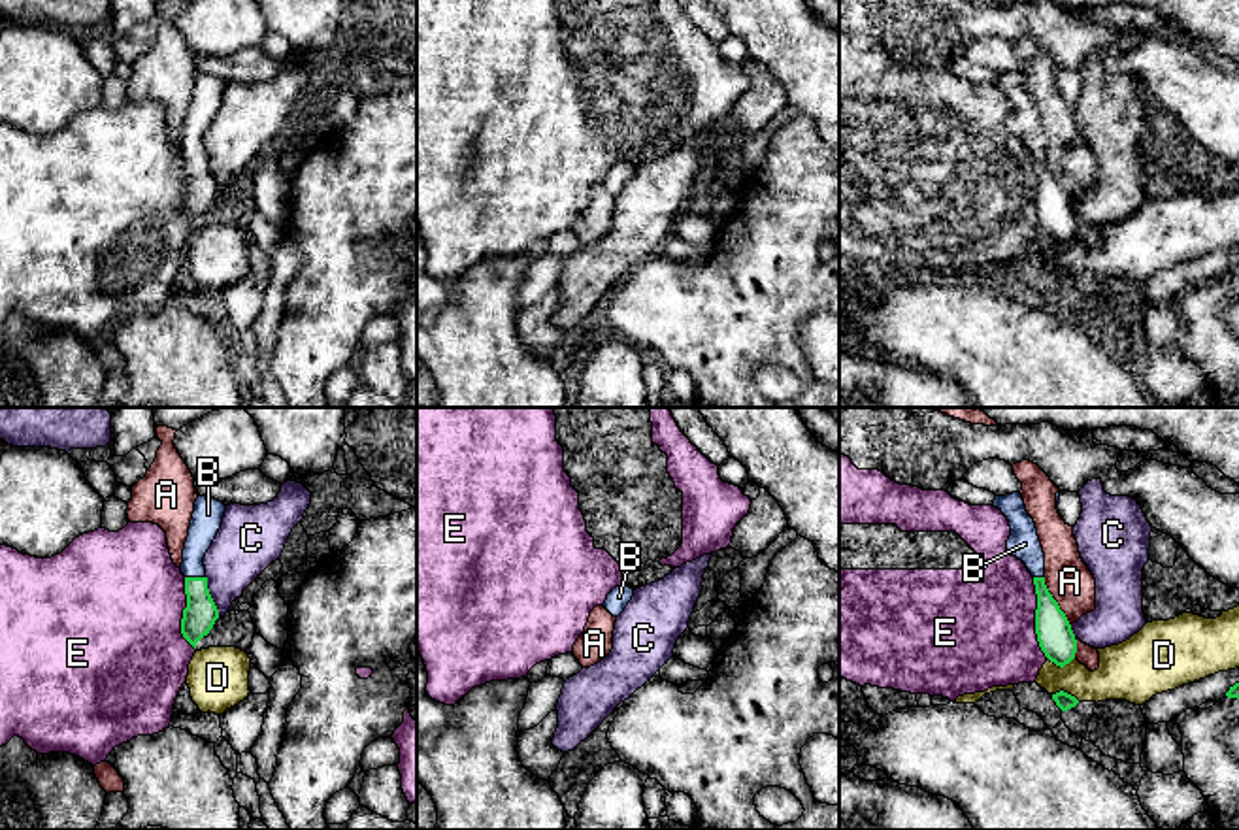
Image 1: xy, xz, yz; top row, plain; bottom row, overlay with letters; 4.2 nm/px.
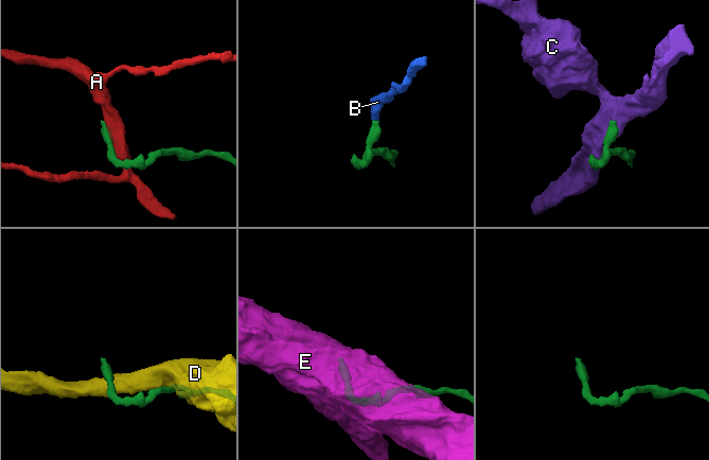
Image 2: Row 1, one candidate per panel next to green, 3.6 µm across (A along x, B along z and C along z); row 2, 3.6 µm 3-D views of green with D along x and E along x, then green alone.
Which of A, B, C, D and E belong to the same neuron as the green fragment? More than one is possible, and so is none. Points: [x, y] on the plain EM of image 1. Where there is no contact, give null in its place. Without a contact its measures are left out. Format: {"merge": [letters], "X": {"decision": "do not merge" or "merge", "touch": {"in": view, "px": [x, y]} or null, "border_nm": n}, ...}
{"merge": ["B"], "A": {"decision": "do not merge", "touch": {"in": "yz", "px": [1057, 180]}, "border_nm": 240}, "B": {"decision": "merge", "touch": {"in": "xy", "px": [195, 155]}, "border_nm": 90}, "C": {"decision": "do not merge", "touch": {"in": "xy", "px": [210, 174]}, "border_nm": 190}, "D": {"decision": "do not merge", "touch": {"in": "yz", "px": [1060, 244]}, "border_nm": 120}, "E": {"decision": "do not merge", "touch": {"in": "yz", "px": [1036, 195]}, "border_nm": 360}}

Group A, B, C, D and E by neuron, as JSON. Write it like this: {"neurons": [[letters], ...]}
{"neurons": [["A"], ["B"], ["C"], ["D"], ["E"]]}

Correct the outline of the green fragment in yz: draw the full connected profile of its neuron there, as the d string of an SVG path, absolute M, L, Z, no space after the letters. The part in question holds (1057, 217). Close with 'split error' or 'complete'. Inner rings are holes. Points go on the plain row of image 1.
M1020 70L996 74L994 85L1007 94L1011 104L1007 128L1022 138L1033 155L1037 172L1035 211L1039 224L1050 240L1064 245L1075 236L1077 217L1066 191L1045 162L1045 130L1035 100L1028 92Z; split error

